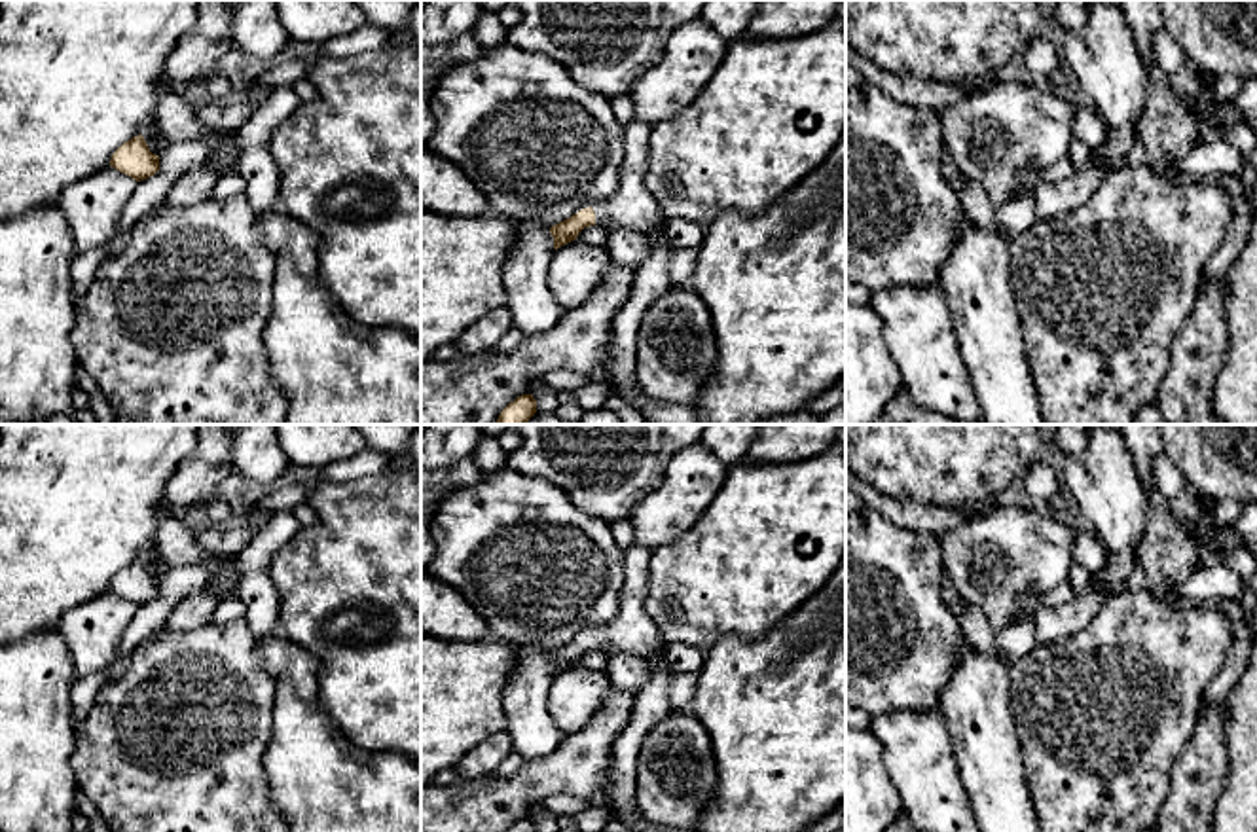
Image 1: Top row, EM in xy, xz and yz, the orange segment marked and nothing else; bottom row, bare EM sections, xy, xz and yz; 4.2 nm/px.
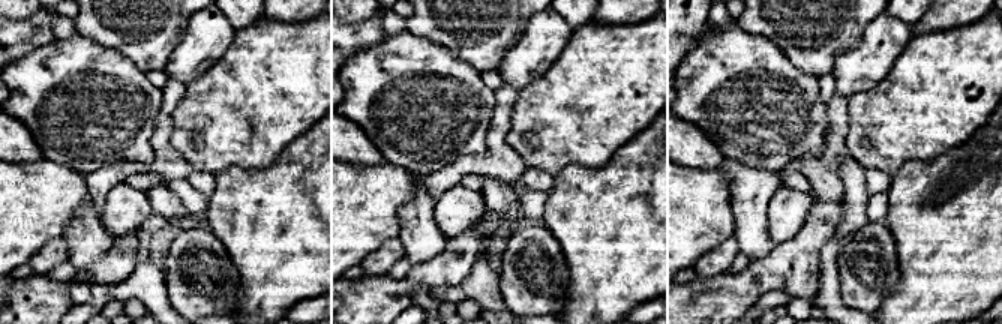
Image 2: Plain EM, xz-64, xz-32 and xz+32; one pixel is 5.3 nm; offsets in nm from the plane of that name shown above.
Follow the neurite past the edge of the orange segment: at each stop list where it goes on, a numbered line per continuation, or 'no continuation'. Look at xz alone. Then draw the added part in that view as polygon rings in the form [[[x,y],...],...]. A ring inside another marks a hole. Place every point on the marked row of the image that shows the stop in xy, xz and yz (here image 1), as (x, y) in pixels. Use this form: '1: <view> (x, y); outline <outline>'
1: xz (634, 207); outline [[[633,119],[624,133],[624,163],[618,191],[609,201],[592,205],[592,208],[595,212],[595,226],[616,224],[647,235],[664,220],[658,203],[645,188],[652,125]]]

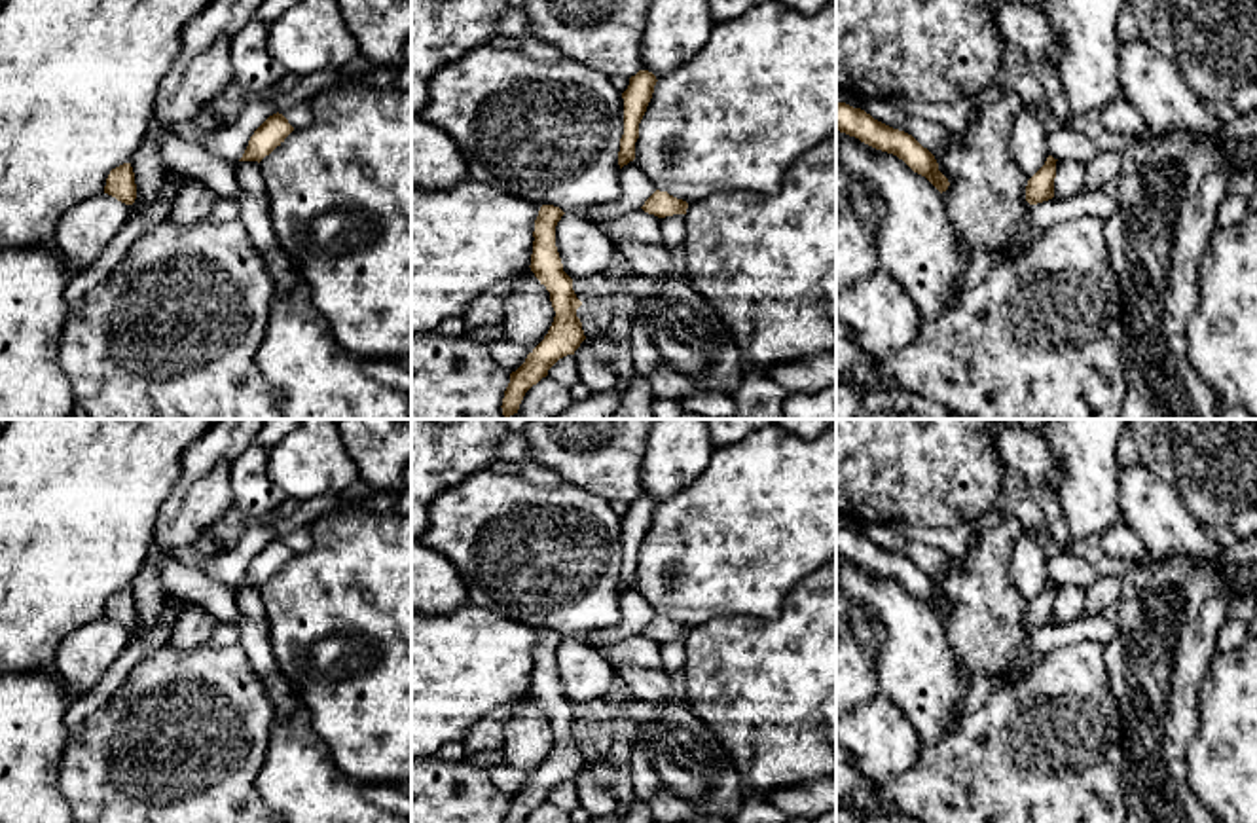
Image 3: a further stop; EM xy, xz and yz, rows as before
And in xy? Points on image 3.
no continuation

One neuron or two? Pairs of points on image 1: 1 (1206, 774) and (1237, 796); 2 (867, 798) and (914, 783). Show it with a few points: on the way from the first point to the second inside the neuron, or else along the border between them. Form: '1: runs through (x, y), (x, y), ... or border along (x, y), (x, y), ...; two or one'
1: border along (1225, 741), (1229, 770), (1221, 796), (1212, 812); two
2: border along (882, 747), (886, 774), (905, 810); two

